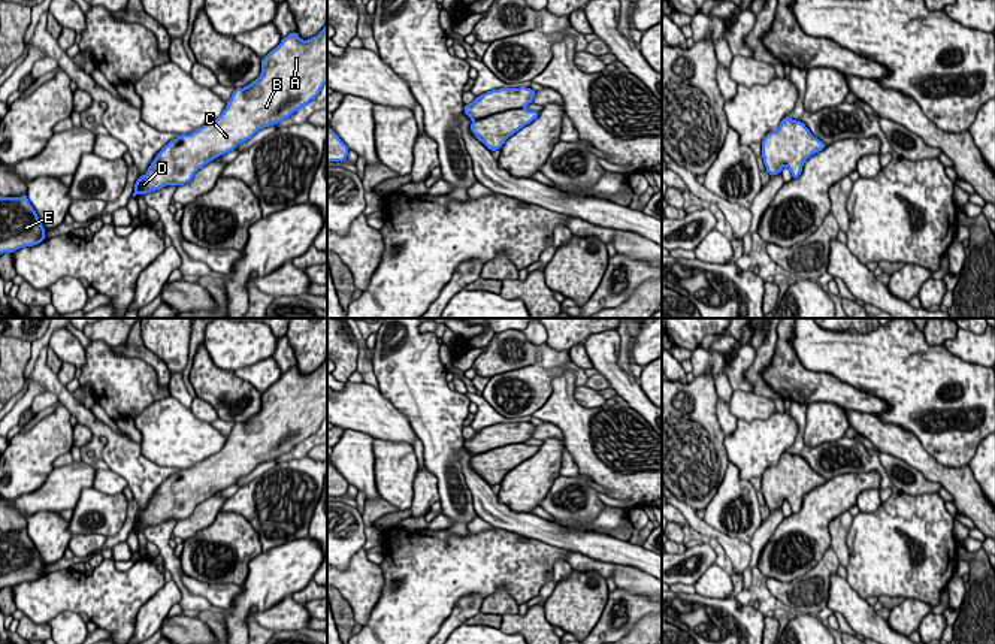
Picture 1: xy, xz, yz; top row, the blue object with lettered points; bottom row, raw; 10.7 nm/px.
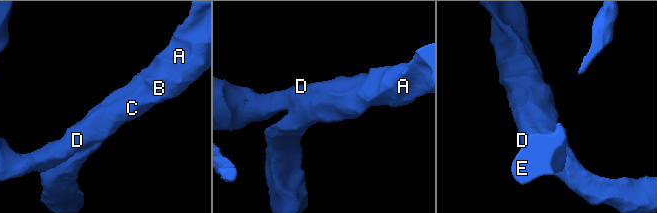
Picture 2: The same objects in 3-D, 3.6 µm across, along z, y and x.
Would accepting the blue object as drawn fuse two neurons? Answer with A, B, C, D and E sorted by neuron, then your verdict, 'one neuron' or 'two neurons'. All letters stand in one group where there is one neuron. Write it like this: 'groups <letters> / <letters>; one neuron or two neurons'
groups A B C D E; one neuron

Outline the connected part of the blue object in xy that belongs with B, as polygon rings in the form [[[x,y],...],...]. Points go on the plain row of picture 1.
[[[327,359],[314,372],[302,375],[297,366],[290,368],[281,378],[261,393],[261,408],[245,423],[235,423],[223,448],[196,463],[179,469],[157,489],[143,511],[134,518],[133,532],[160,524],[166,520],[185,520],[209,496],[224,490],[241,477],[251,474],[260,463],[276,460],[293,447],[314,435],[327,417]]]

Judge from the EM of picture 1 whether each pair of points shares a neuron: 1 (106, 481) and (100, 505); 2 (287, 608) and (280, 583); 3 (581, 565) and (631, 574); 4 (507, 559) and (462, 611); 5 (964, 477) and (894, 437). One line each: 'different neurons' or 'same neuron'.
1: different neurons
2: different neurons
3: same neuron
4: different neurons
5: same neuron

